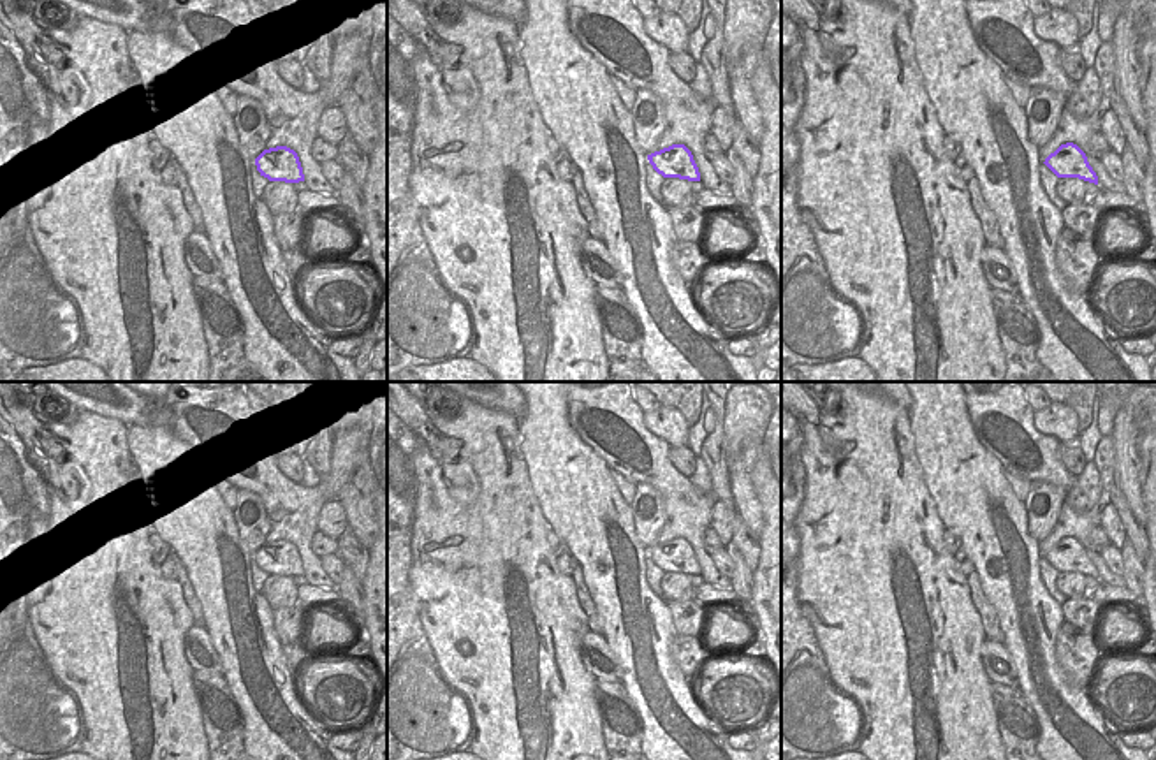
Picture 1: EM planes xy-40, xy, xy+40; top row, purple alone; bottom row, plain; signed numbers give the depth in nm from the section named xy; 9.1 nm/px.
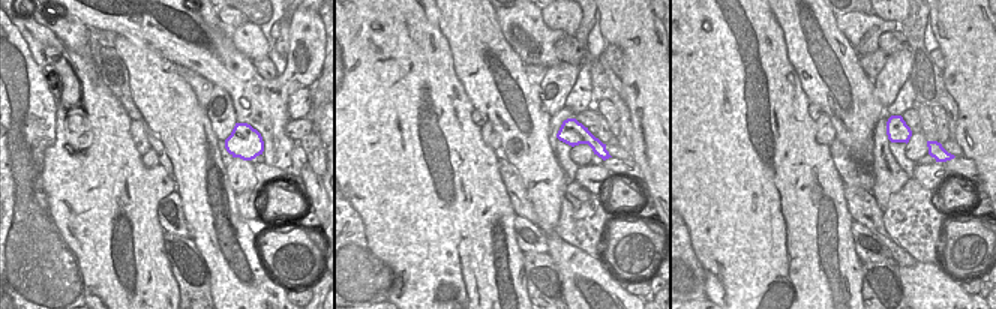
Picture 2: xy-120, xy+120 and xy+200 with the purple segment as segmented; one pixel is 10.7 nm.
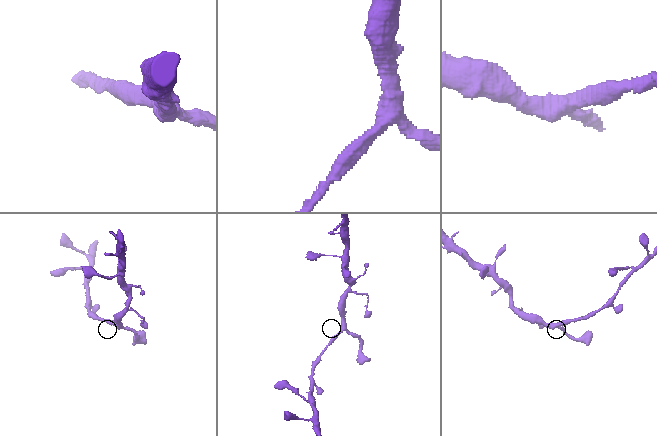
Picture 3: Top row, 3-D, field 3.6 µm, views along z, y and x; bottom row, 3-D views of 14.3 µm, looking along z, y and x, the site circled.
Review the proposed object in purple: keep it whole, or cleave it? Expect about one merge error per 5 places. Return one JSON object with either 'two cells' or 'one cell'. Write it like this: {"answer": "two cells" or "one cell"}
{"answer": "one cell"}

